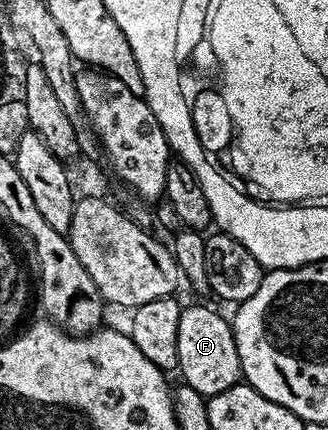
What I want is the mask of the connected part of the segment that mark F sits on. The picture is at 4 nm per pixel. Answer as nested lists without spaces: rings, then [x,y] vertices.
[[[186,305],[180,315],[180,331],[176,335],[178,348],[177,372],[188,387],[200,391],[204,398],[220,395],[228,387],[239,384],[242,377],[240,355],[236,351],[236,339],[231,322],[226,321],[214,309],[206,305]]]

